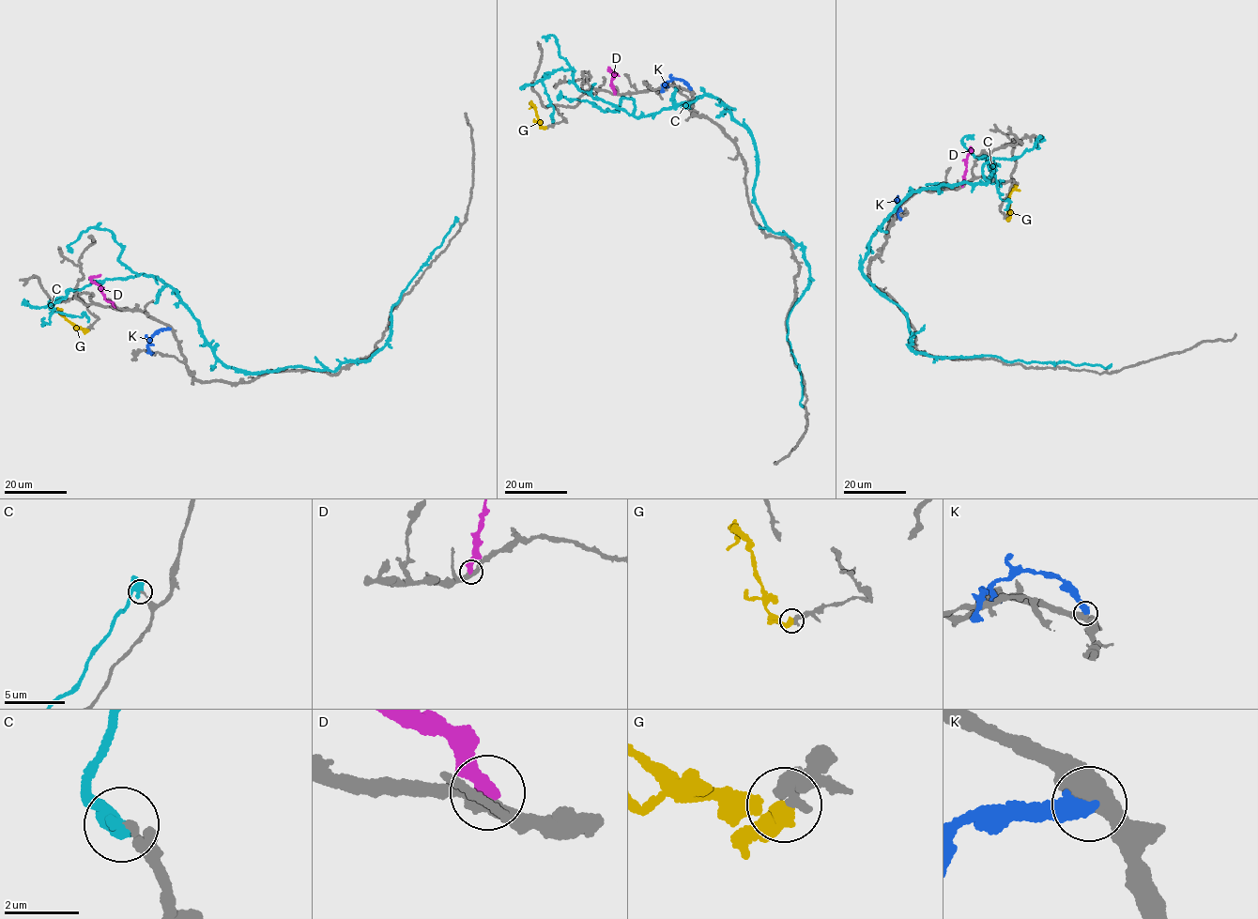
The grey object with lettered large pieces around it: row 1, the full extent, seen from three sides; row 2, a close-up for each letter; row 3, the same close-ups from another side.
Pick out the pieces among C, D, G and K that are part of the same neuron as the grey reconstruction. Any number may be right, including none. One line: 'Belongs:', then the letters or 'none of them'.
Belongs: none of them

